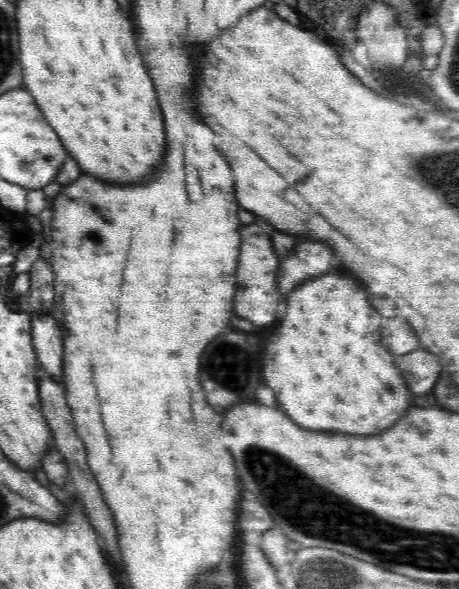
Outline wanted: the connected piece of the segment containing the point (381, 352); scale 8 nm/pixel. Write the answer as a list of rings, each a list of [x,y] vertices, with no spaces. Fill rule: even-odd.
[[[326,274],[326,276],[322,276],[322,278],[316,278],[316,280],[310,280],[310,282],[302,284],[298,290],[294,290],[294,292],[290,294],[290,298],[288,298],[286,302],[288,302],[288,308],[286,308],[288,312],[286,312],[286,316],[282,318],[278,330],[266,340],[266,344],[264,344],[264,354],[262,354],[264,380],[266,380],[266,384],[268,384],[272,390],[276,390],[278,404],[284,406],[284,412],[286,412],[298,426],[302,426],[302,428],[320,430],[320,432],[328,432],[328,430],[330,430],[330,432],[352,434],[352,436],[376,436],[376,434],[384,432],[386,428],[390,428],[392,424],[396,424],[396,422],[406,414],[406,410],[410,408],[410,392],[408,392],[408,388],[406,388],[406,382],[404,382],[404,378],[402,378],[400,368],[394,366],[394,356],[384,348],[384,344],[380,346],[380,332],[378,332],[378,328],[380,328],[382,316],[368,304],[364,290],[362,290],[352,278],[344,278],[344,276],[340,276],[340,274]],[[288,342],[314,342],[314,344],[308,344],[308,346],[300,348],[300,346],[296,346],[296,344],[294,344],[294,346],[288,344]]]

